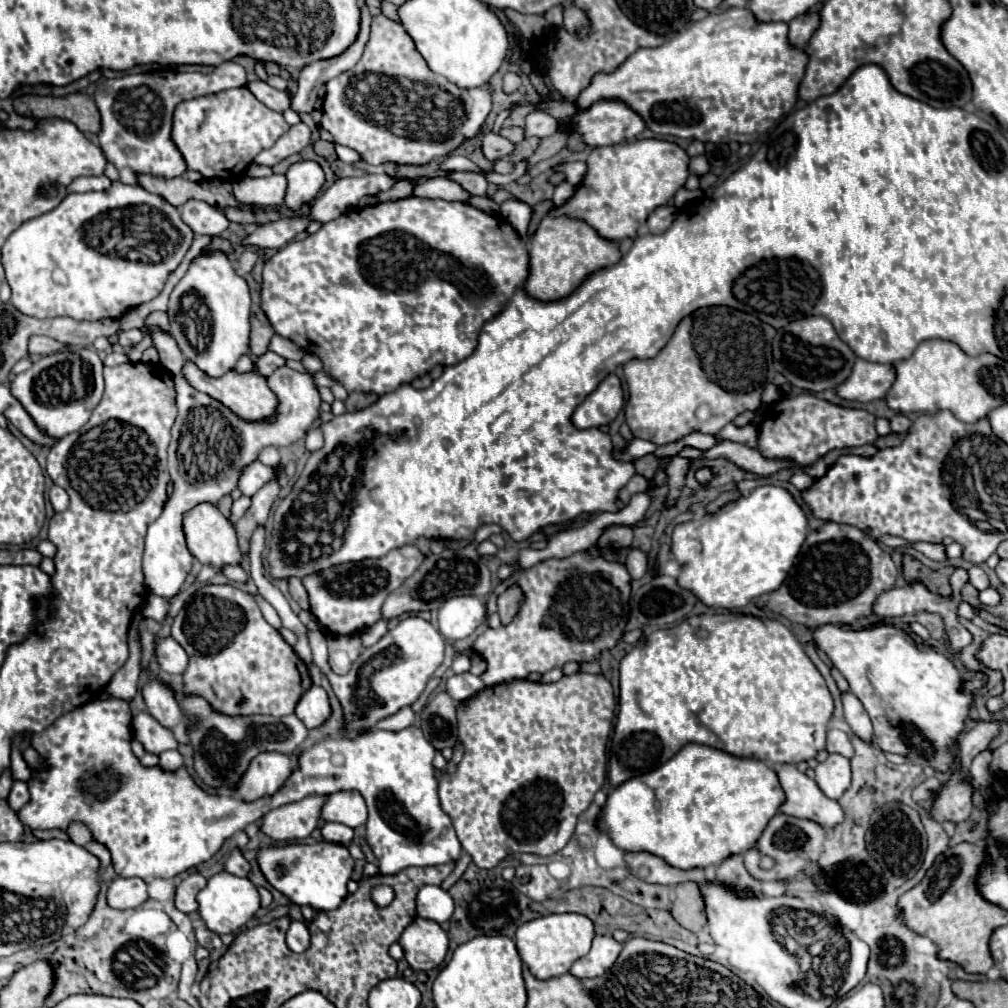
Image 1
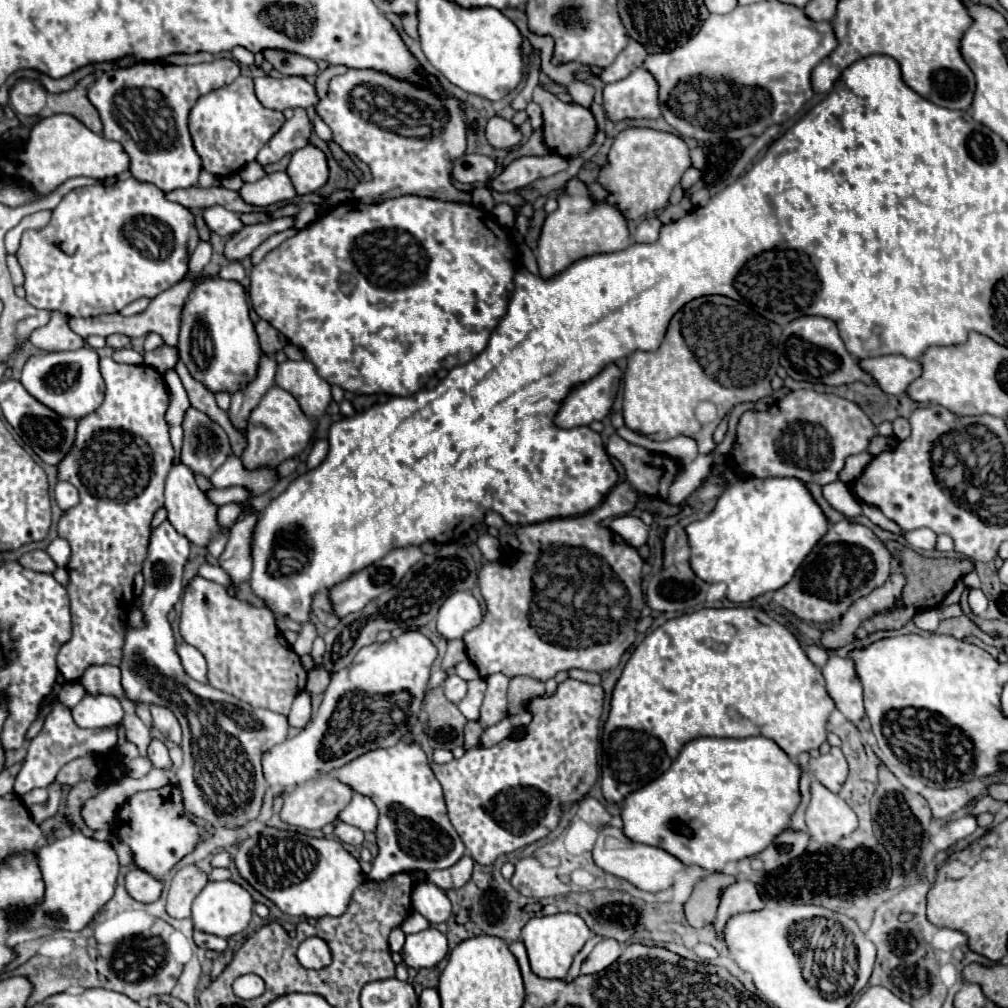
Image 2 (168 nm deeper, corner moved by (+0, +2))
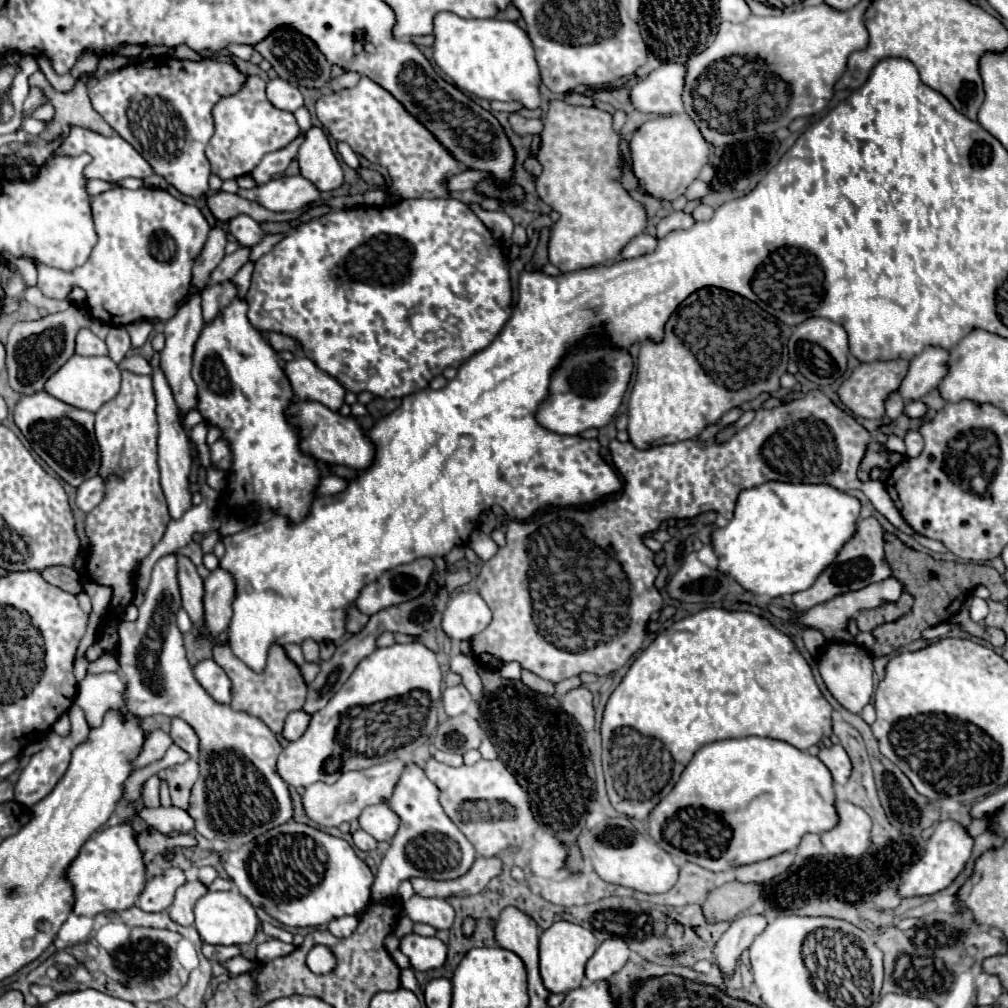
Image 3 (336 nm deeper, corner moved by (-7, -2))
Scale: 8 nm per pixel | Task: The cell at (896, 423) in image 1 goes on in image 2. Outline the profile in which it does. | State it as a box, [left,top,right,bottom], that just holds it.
[893,418,911,440]

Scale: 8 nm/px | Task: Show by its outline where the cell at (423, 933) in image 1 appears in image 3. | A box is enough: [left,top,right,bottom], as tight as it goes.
[400,934,446,970]

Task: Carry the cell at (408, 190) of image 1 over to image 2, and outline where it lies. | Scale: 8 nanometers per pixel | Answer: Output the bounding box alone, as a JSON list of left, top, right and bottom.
[317,70,471,204]

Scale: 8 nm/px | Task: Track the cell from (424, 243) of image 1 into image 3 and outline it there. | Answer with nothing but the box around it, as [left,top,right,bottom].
[246,198,512,398]

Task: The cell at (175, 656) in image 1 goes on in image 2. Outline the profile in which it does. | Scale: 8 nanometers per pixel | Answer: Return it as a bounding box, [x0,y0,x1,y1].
[177,642,207,682]

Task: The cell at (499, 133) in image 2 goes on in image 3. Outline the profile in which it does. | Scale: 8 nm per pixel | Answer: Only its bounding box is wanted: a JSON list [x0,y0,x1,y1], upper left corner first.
[510,112,542,136]

